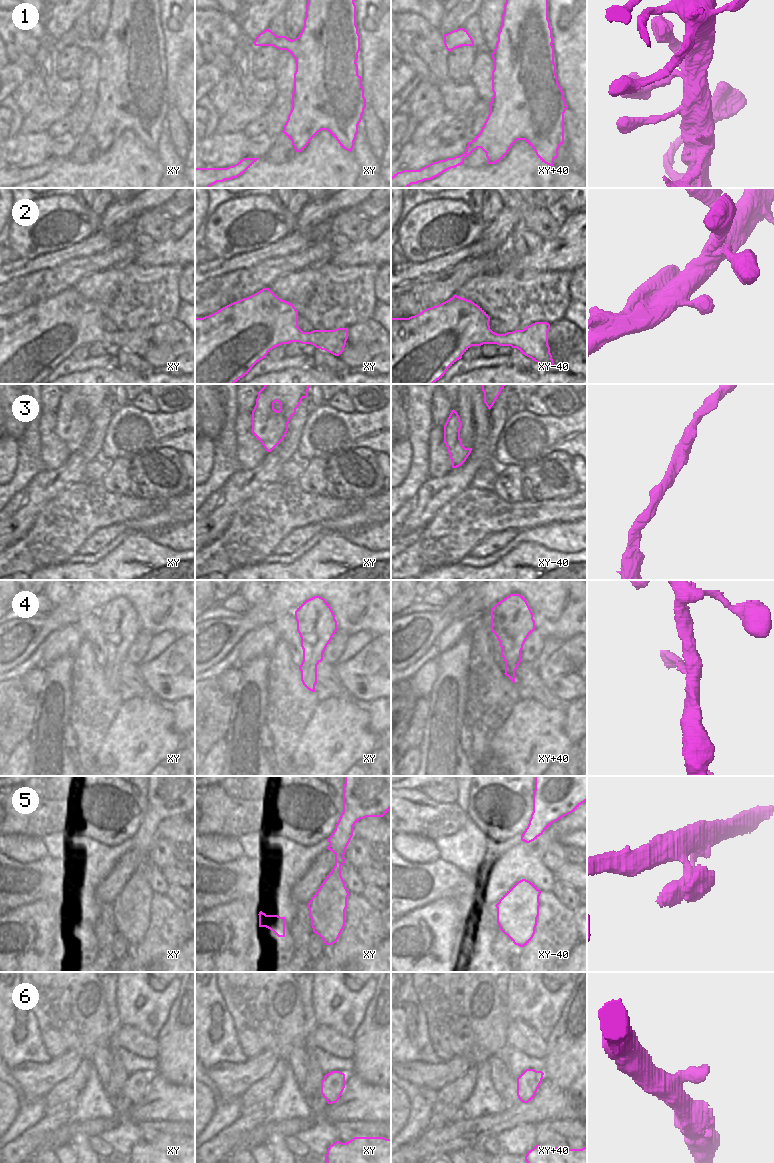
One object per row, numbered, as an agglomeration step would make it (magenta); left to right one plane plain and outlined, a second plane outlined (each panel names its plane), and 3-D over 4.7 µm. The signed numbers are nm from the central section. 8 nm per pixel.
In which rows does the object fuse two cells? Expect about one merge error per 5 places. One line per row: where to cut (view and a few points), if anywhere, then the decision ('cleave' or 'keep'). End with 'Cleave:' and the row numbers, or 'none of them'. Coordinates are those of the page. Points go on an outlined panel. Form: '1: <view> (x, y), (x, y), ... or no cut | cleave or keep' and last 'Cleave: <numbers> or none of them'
1: no cut | keep
2: no cut | keep
3: no cut | keep
4: no cut | keep
5: no cut | keep
6: no cut | keep
Cleave: none of them

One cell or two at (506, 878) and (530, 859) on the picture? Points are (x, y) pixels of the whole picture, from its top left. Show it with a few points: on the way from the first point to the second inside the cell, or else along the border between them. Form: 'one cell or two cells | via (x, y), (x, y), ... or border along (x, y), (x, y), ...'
one cell | via (512, 872), (524, 860)

